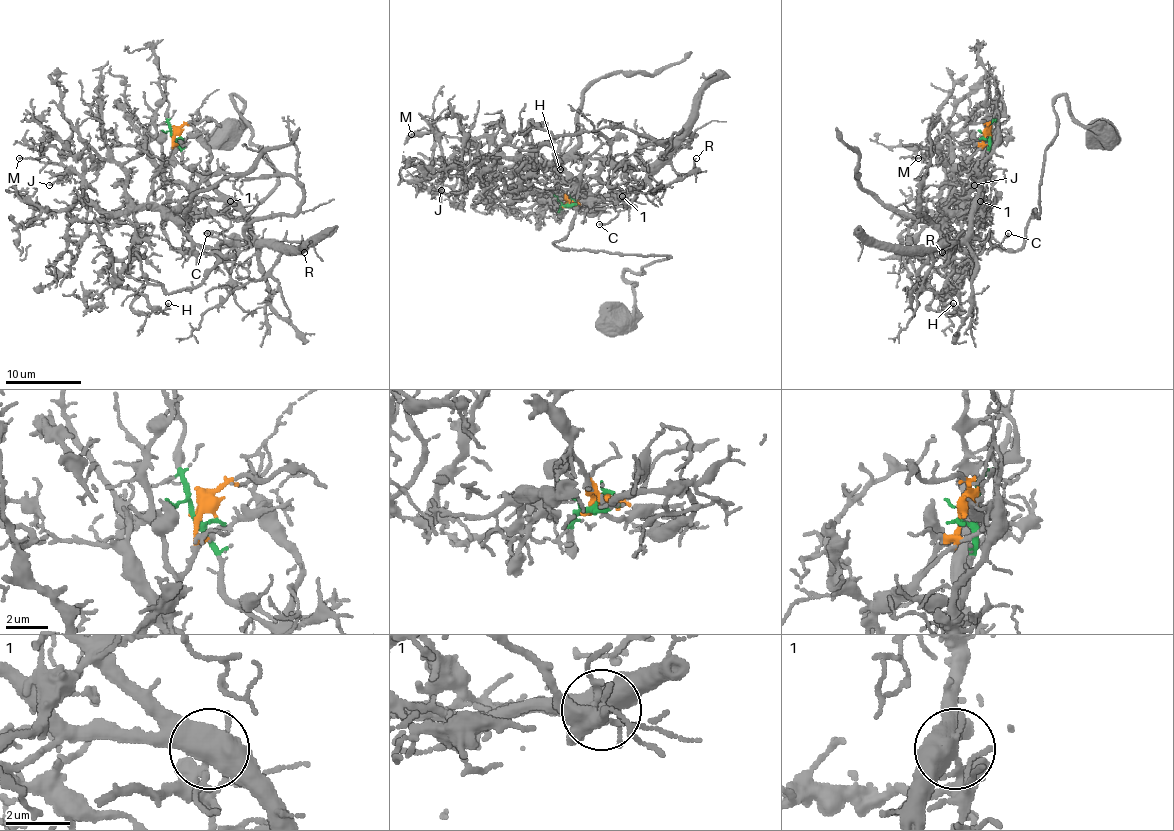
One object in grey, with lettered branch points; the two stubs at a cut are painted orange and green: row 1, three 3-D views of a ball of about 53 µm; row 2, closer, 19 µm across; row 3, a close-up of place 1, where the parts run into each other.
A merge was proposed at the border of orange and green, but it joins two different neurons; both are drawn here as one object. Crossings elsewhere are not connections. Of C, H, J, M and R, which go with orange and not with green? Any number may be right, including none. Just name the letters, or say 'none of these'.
H, J, M

